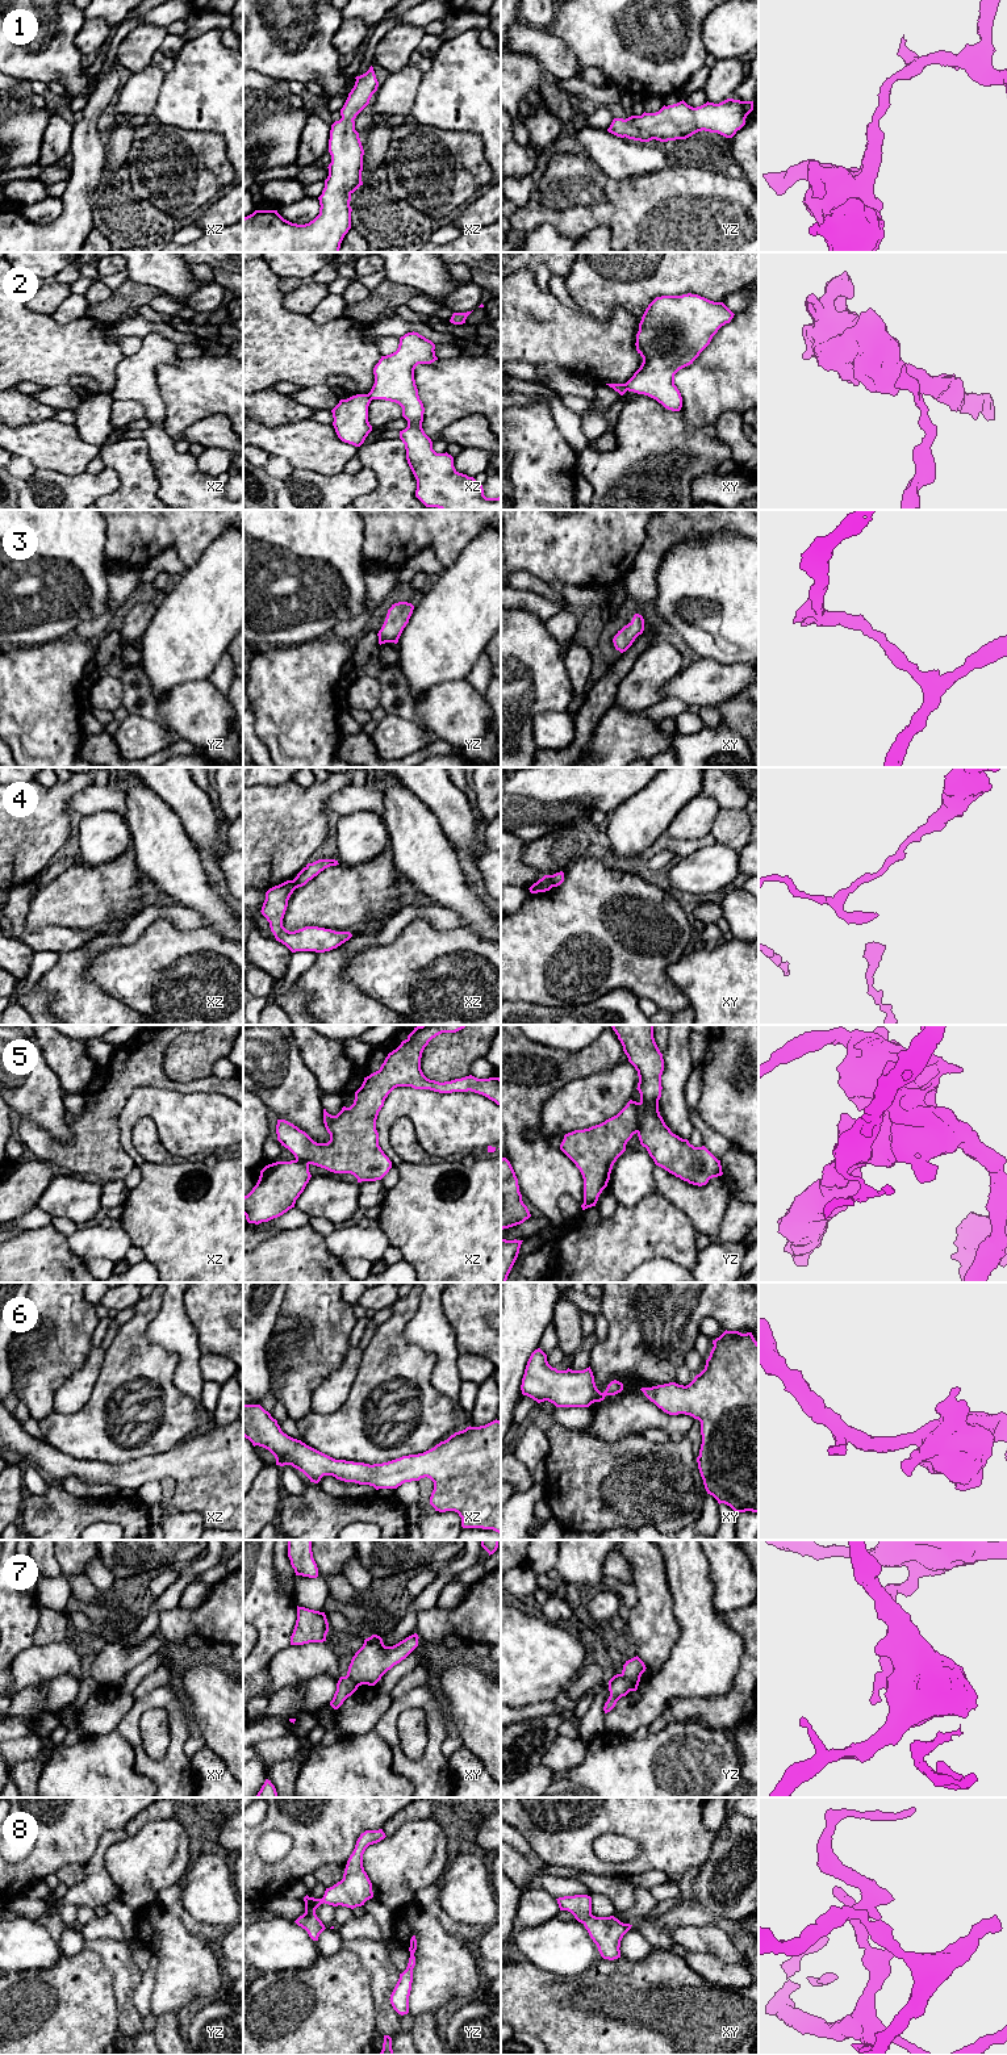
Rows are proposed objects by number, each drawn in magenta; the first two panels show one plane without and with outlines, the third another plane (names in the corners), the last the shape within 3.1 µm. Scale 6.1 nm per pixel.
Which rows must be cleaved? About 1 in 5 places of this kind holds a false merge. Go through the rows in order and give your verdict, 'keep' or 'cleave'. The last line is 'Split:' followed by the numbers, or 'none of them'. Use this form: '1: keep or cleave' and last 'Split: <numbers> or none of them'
1: keep
2: cleave
3: keep
4: cleave
5: cleave
6: keep
7: cleave
8: keep
Split: 2, 4, 5, 7

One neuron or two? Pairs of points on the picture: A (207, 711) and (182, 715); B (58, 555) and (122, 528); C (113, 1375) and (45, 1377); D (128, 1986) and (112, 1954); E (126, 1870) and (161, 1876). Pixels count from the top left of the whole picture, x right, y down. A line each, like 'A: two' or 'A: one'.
A: one
B: two
C: two
D: one
E: one

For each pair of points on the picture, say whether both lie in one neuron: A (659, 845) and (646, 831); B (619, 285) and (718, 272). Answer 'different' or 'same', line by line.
A: different
B: same

